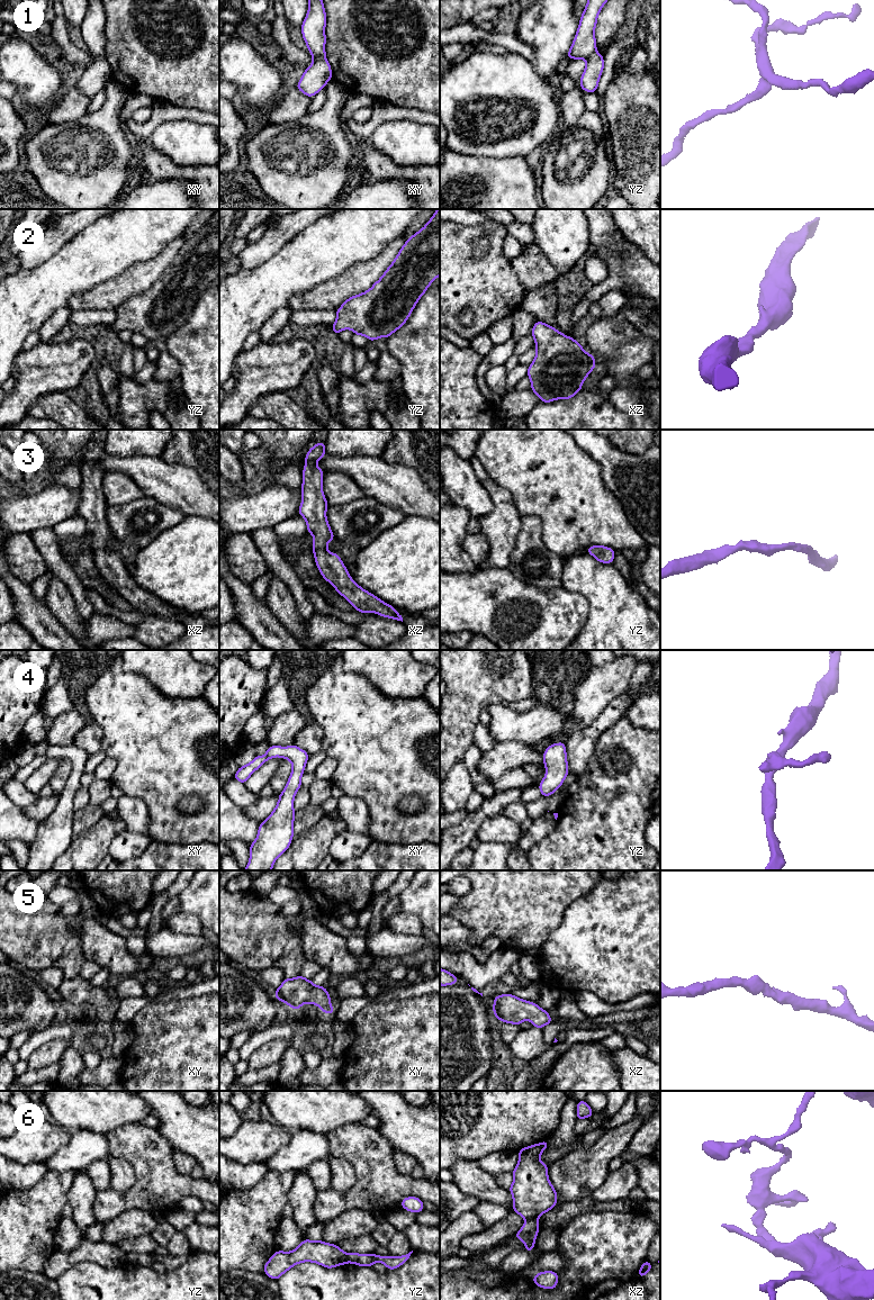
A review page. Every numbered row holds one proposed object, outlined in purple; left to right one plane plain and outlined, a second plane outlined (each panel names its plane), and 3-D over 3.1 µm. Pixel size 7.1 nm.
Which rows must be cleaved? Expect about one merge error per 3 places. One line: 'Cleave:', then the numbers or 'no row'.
Cleave: 1, 6

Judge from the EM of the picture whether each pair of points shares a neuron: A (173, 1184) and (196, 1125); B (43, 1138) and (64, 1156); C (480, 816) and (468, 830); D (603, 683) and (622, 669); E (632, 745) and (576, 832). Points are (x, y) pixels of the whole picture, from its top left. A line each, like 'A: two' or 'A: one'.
A: two
B: two
C: one
D: one
E: one

